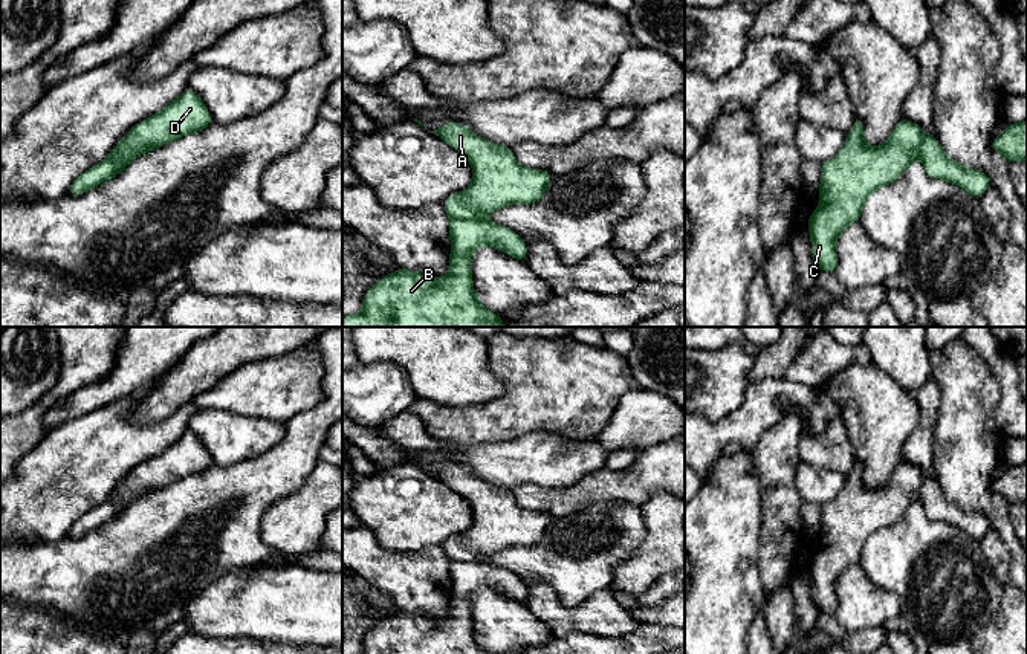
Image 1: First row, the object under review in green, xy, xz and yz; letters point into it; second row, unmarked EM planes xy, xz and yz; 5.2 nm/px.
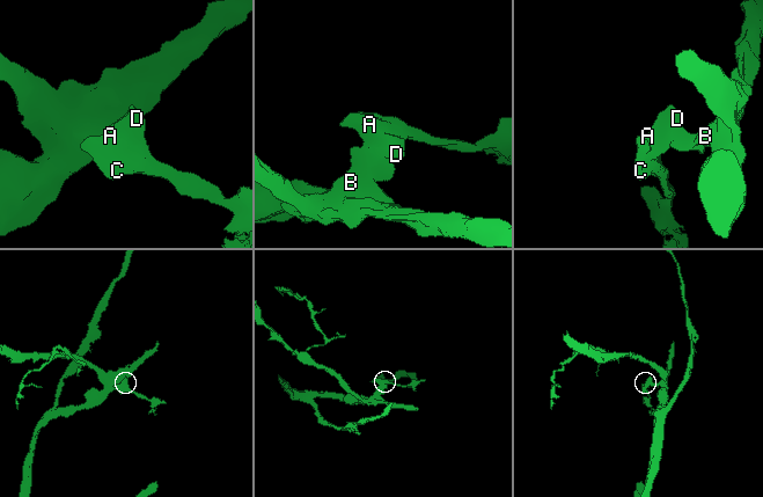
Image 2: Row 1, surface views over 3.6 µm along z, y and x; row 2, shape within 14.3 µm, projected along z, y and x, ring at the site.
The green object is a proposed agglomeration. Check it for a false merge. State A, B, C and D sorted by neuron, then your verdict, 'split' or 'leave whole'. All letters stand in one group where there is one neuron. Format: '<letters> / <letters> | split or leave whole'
A C D / B | split

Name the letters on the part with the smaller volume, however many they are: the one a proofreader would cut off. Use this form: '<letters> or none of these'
A, C, D

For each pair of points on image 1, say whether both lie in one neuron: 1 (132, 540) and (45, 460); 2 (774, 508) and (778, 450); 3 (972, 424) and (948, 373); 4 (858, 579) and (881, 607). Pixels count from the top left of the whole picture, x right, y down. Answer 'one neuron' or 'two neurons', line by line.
1: two neurons
2: one neuron
3: one neuron
4: one neuron

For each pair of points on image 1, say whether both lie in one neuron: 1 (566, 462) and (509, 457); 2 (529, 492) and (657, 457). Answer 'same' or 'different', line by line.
1: same
2: same

